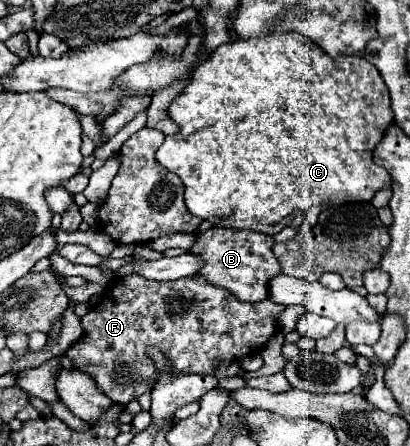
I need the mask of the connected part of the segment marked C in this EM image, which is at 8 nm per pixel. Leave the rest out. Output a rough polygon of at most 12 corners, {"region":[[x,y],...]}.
{"region":[[300,33],[220,45],[156,161],[214,227],[370,201],[378,69]]}

